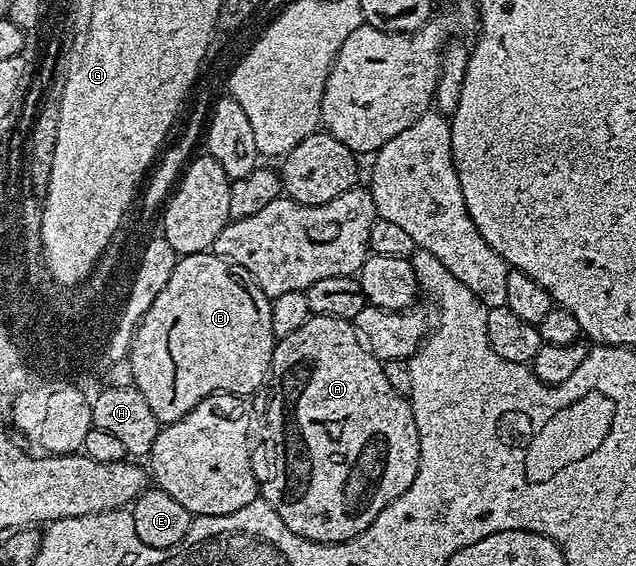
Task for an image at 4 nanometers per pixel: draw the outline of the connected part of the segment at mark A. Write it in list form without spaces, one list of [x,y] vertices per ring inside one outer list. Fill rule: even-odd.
[[[314,314],[306,320],[306,324],[302,324],[302,328],[297,328],[295,332],[290,332],[290,336],[279,339],[268,369],[267,390],[268,399],[265,400],[264,406],[258,407],[257,410],[255,407],[254,410],[255,429],[257,426],[258,429],[264,430],[264,438],[272,449],[272,459],[268,462],[268,475],[265,478],[263,475],[258,486],[258,494],[270,504],[270,508],[274,508],[274,512],[278,512],[278,516],[282,516],[282,524],[286,524],[290,532],[311,542],[345,542],[363,534],[366,528],[370,528],[370,524],[374,524],[382,508],[398,500],[398,496],[402,496],[402,492],[406,492],[406,488],[414,484],[420,459],[420,441],[418,428],[414,424],[412,403],[405,395],[394,392],[394,388],[390,388],[390,380],[386,380],[384,363],[379,358],[370,356],[370,352],[366,352],[366,348],[358,344],[358,336],[354,336],[354,328],[349,319]]]

